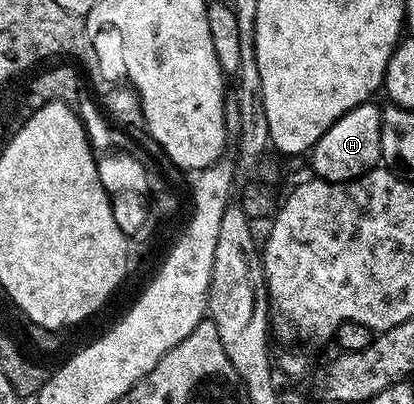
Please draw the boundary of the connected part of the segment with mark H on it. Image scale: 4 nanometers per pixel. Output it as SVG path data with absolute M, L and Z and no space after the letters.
M374 101L363 102L357 108L353 108L349 112L345 112L345 116L341 116L336 120L329 132L325 132L325 136L321 136L321 140L317 140L317 144L311 147L309 151L309 159L311 158L311 166L314 177L324 178L327 182L348 182L354 178L361 177L362 174L368 174L370 170L376 169L380 165L383 153L381 152L381 116L382 109Z

